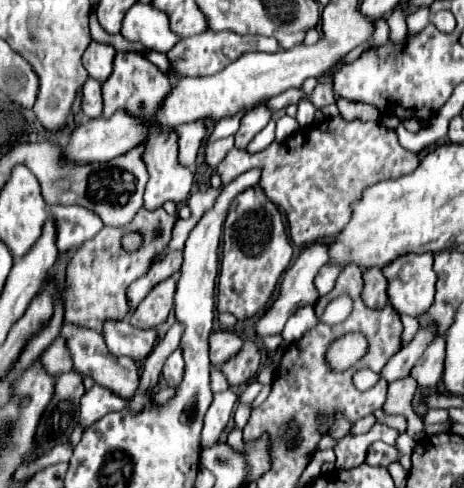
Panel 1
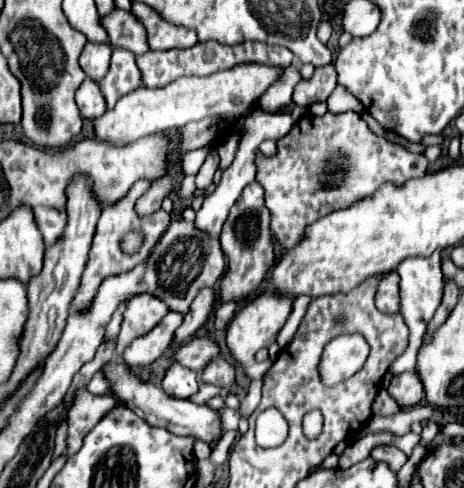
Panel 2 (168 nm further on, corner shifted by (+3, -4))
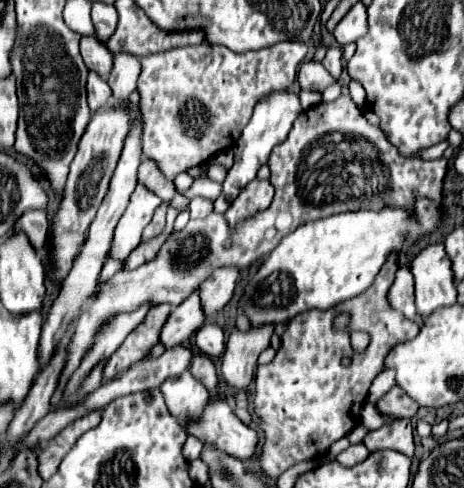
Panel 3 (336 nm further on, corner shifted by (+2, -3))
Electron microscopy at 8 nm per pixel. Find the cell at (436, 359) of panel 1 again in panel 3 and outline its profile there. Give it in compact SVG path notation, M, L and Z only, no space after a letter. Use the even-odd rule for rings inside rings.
M391 387L379 401L377 401L377 411L385 417L395 417L395 419L401 419L401 417L413 417L419 409L419 405L409 399L405 395L405 391L401 391L401 387Z

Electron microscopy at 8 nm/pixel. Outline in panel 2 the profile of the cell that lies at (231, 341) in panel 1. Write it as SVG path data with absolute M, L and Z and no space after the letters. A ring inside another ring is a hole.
M192 338L186 346L178 346L174 352L174 362L184 364L190 370L202 372L212 358L220 354L220 346L210 338Z

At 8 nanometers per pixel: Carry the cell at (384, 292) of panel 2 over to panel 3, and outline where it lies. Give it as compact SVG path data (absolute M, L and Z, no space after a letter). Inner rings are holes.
M405 263L399 267L395 283L389 289L389 303L393 309L401 311L407 319L413 319L413 321L421 319L413 303L413 275L409 275L409 267Z

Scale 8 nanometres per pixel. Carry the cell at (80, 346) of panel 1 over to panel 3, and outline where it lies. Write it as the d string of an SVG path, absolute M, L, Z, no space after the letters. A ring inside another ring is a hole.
M211 401L197 423L193 427L185 427L185 431L199 437L205 445L215 445L243 461L255 455L259 443L257 431L241 423L225 401Z

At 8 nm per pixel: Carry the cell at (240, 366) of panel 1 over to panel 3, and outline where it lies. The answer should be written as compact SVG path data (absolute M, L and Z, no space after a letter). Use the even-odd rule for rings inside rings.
M197 353L197 355L193 357L193 363L189 365L189 371L191 371L191 375L193 375L199 383L203 383L209 391L213 391L213 389L217 387L217 371L215 371L213 361L211 361L207 355Z

